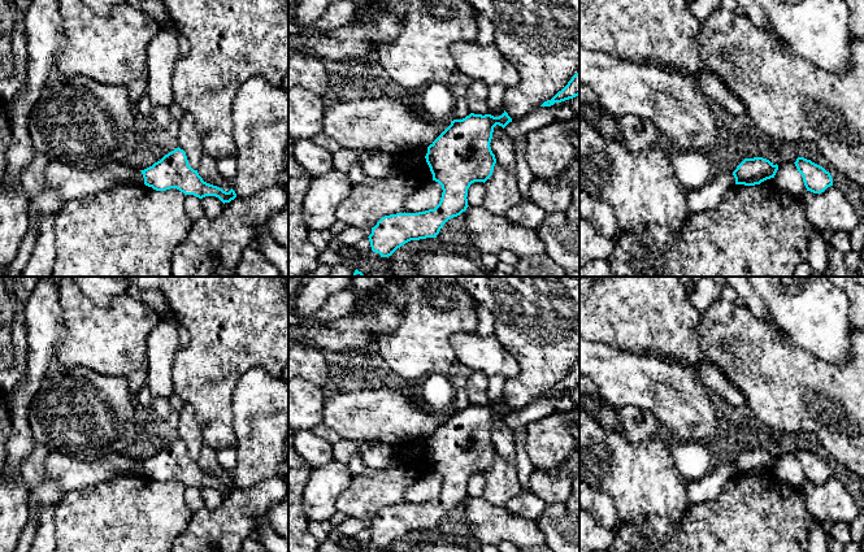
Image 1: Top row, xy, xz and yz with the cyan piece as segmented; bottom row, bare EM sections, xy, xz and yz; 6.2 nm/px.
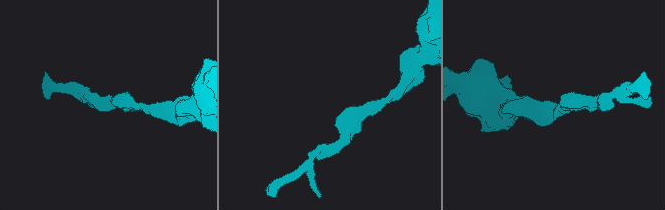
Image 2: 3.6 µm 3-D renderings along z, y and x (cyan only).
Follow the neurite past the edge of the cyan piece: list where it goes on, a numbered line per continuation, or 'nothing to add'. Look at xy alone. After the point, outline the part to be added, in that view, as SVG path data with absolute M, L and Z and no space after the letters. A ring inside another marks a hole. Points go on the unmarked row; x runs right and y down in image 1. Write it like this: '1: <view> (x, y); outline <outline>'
nothing to add

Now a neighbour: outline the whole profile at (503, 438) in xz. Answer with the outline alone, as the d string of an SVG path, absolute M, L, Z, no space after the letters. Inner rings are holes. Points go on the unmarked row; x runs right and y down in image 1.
M499 416L494 418L490 438L495 445L496 452L508 462L515 465L517 449L515 433Z

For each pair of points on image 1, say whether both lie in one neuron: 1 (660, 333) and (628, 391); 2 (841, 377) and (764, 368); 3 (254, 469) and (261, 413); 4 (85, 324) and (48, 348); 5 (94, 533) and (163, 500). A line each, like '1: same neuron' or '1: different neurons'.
1: different neurons
2: same neuron
3: same neuron
4: different neurons
5: same neuron

